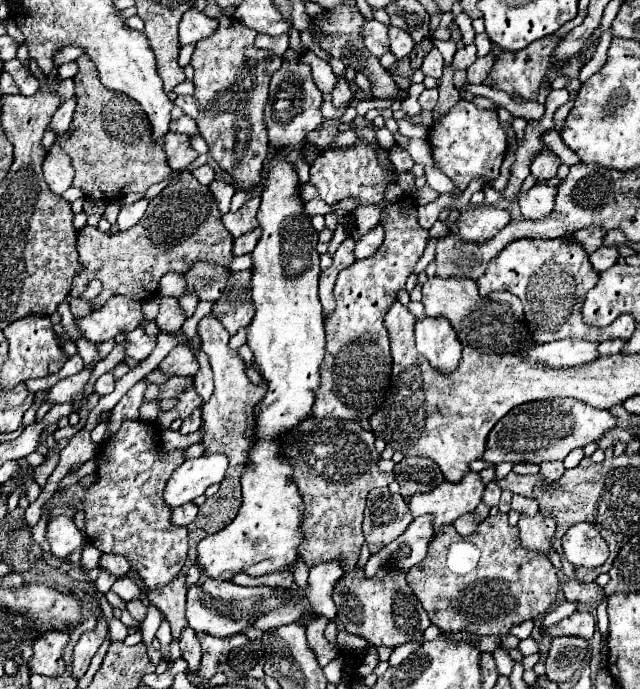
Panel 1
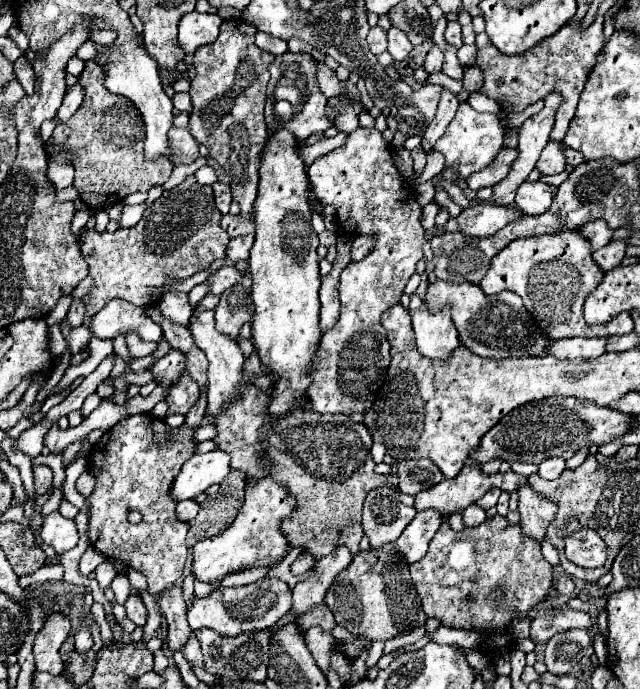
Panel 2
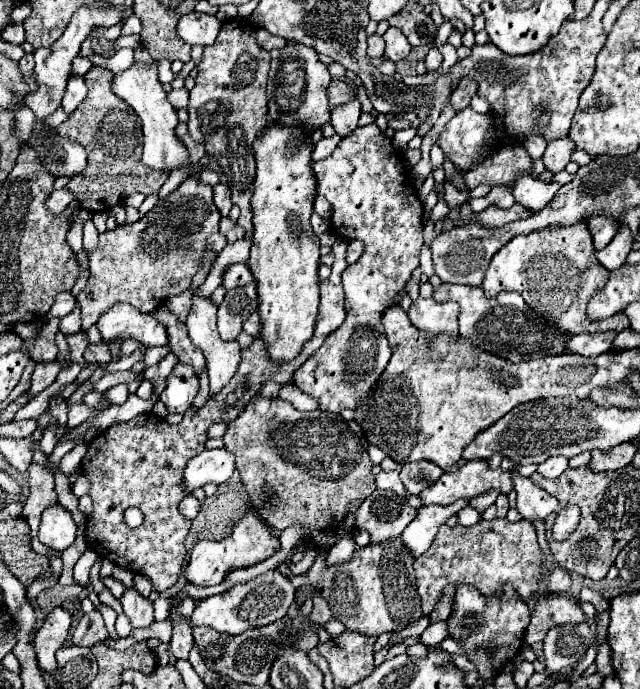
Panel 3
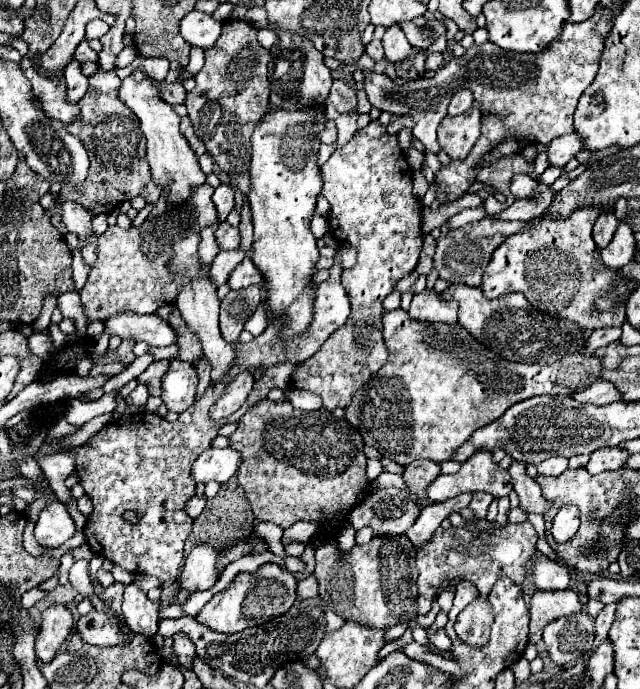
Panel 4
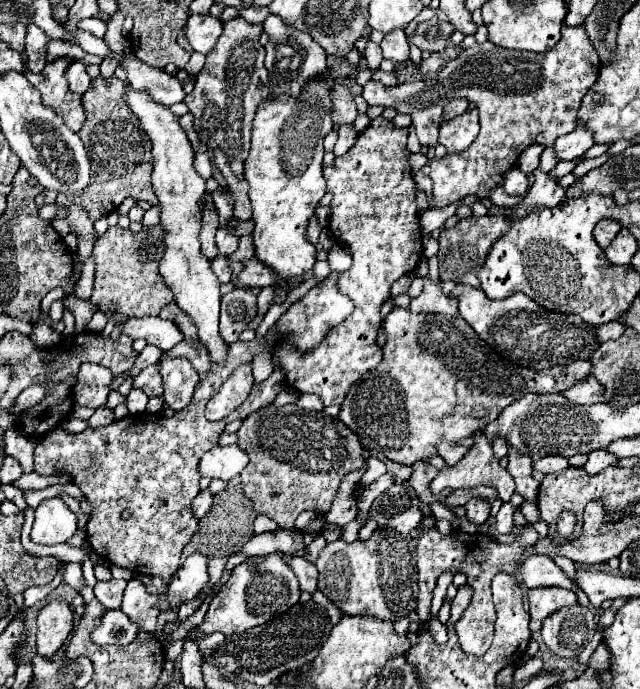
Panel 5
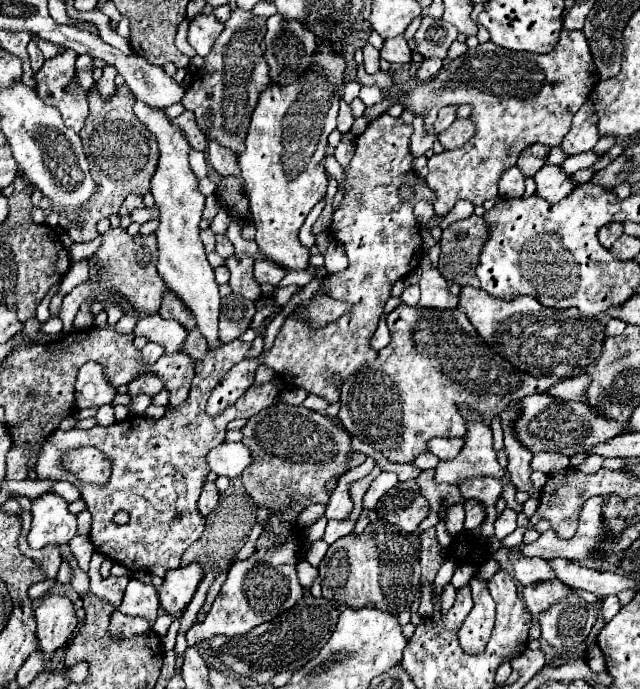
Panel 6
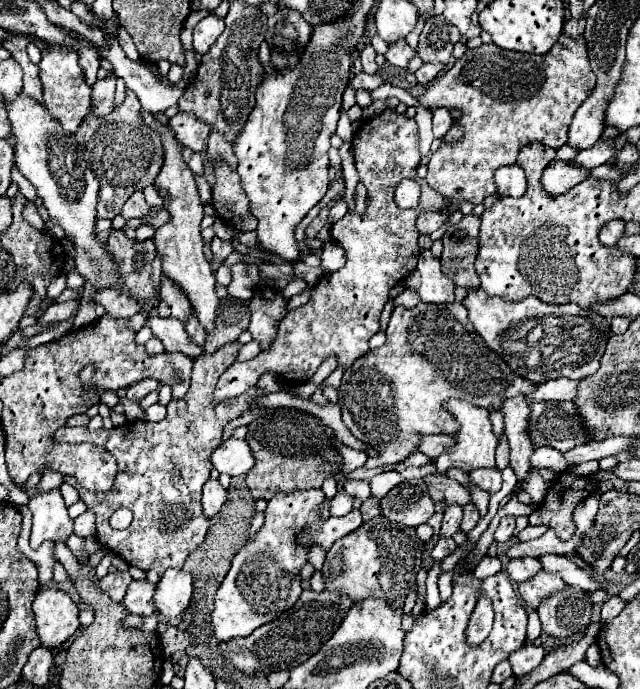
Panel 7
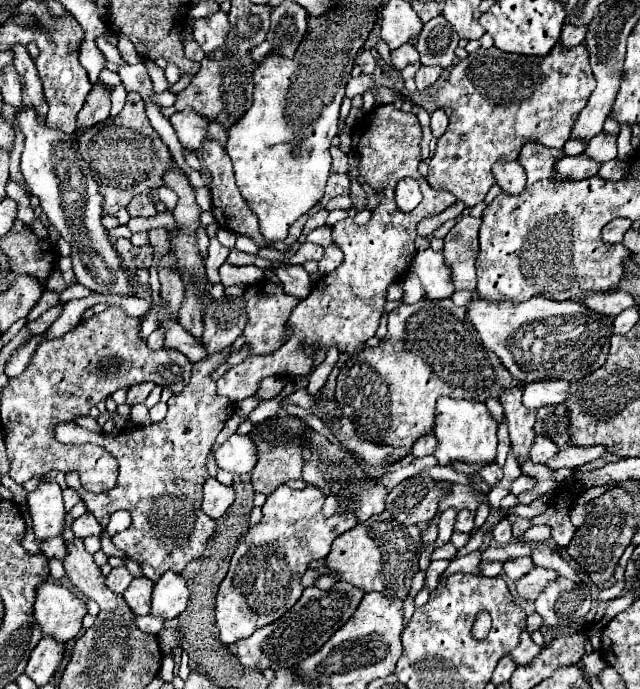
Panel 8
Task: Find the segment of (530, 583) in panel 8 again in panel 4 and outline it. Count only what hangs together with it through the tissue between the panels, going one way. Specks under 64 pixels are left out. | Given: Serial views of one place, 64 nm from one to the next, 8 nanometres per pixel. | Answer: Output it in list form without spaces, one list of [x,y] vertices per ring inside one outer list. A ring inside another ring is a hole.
[[[536,590],[530,600],[530,642],[542,638],[542,628],[548,620],[570,616],[582,608],[574,590]]]

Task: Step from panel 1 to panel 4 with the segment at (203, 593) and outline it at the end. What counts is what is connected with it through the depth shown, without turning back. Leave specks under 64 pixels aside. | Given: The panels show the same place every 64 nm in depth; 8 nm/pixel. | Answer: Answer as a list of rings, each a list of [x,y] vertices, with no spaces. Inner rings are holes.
[[[264,564],[256,572],[238,572],[232,584],[218,592],[198,614],[198,622],[216,632],[242,632],[250,626],[266,624],[268,620],[282,616],[290,610],[296,600],[296,584],[292,584],[292,572],[280,568],[278,564]]]

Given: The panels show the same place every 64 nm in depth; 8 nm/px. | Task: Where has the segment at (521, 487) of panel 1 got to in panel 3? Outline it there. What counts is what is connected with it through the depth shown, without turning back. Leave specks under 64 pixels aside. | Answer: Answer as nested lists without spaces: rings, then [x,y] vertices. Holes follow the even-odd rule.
[[[470,460],[460,470],[452,474],[442,474],[436,484],[420,494],[420,498],[424,504],[452,504],[452,500],[470,500],[488,490],[508,494],[512,490],[512,484],[508,484],[506,480],[508,474],[502,470],[494,472],[486,460]]]

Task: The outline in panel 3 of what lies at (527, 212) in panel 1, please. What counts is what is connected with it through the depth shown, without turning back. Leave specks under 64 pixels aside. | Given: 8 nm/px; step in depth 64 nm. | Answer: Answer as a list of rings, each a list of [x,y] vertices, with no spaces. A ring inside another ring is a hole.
[[[520,176],[512,188],[512,194],[518,204],[524,204],[526,208],[532,208],[534,212],[538,212],[554,198],[558,190],[560,190],[558,182],[544,184],[540,180],[534,180],[532,176]]]

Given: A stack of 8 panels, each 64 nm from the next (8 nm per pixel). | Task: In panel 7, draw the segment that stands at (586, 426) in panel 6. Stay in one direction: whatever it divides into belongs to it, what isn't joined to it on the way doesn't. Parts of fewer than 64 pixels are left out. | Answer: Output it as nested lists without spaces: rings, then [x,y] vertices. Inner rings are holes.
[[[572,402],[530,404],[530,410],[534,444],[552,444],[552,448],[568,452],[586,442],[588,432],[582,430],[582,420]]]

